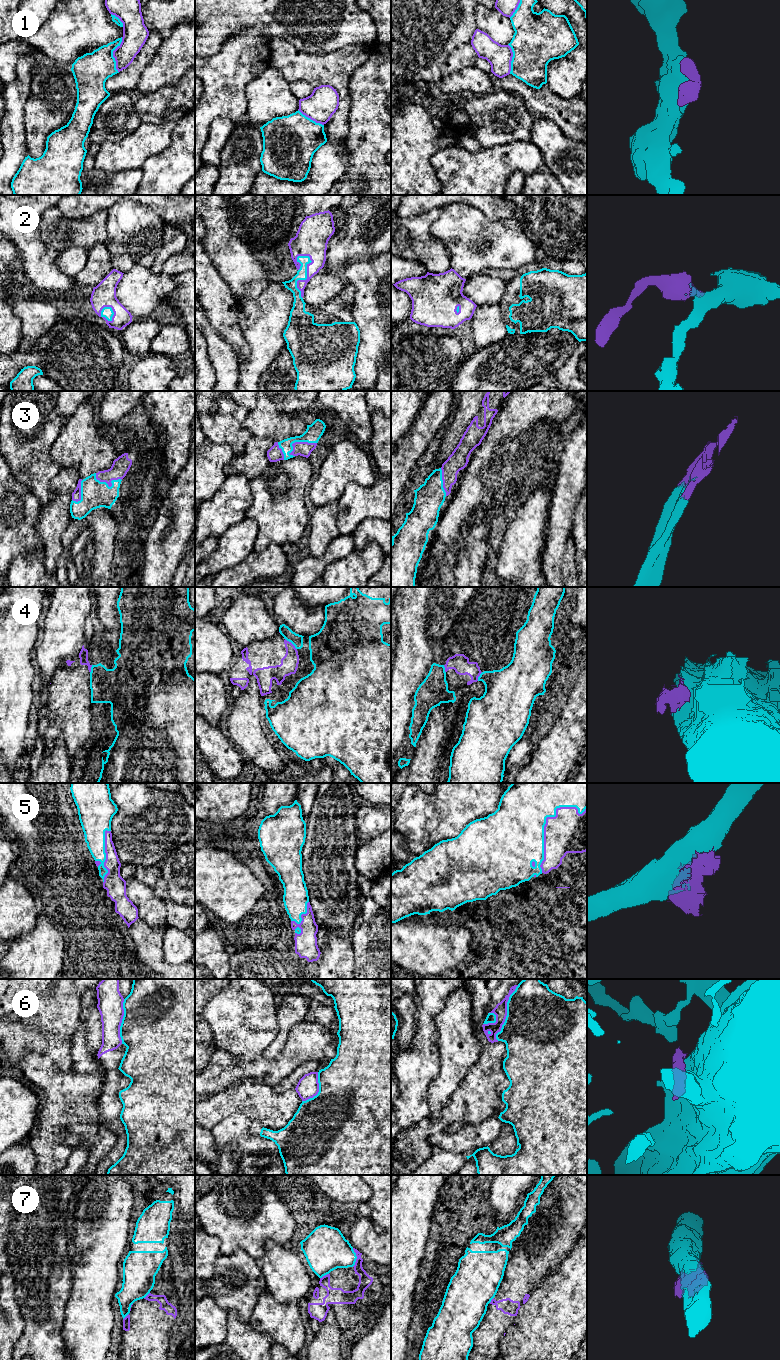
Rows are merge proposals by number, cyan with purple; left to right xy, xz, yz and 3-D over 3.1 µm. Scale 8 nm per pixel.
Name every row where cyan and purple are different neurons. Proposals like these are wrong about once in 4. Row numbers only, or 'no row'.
1, 4, 6, 7

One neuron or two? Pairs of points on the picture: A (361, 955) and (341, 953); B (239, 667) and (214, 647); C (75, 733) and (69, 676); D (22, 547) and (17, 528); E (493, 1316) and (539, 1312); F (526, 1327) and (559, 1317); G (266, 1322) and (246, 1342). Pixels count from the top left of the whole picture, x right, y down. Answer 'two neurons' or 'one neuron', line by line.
A: two neurons
B: two neurons
C: one neuron
D: one neuron
E: two neurons
F: one neuron
G: two neurons

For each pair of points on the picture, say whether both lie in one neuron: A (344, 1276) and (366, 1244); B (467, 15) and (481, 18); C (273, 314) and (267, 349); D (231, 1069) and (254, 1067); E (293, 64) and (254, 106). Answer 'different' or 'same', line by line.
A: different
B: different
C: same
D: different
E: different

